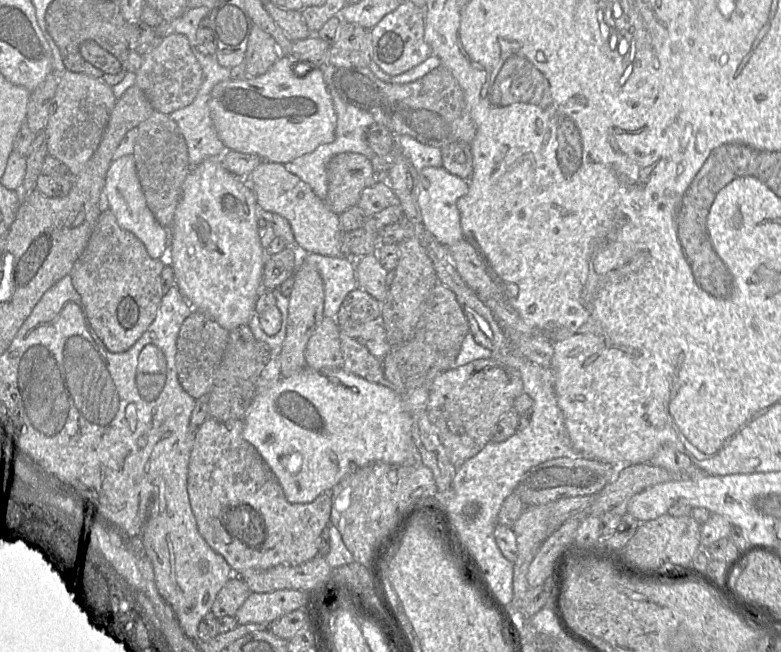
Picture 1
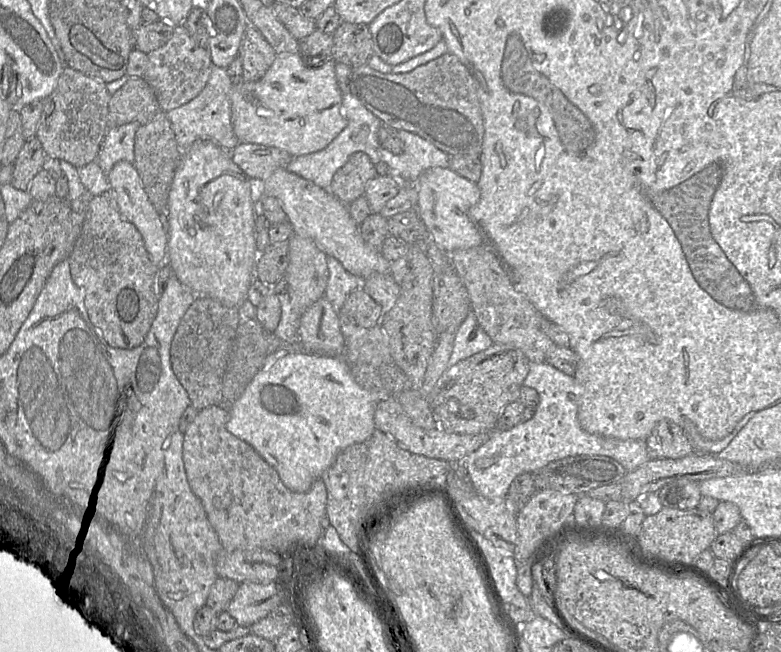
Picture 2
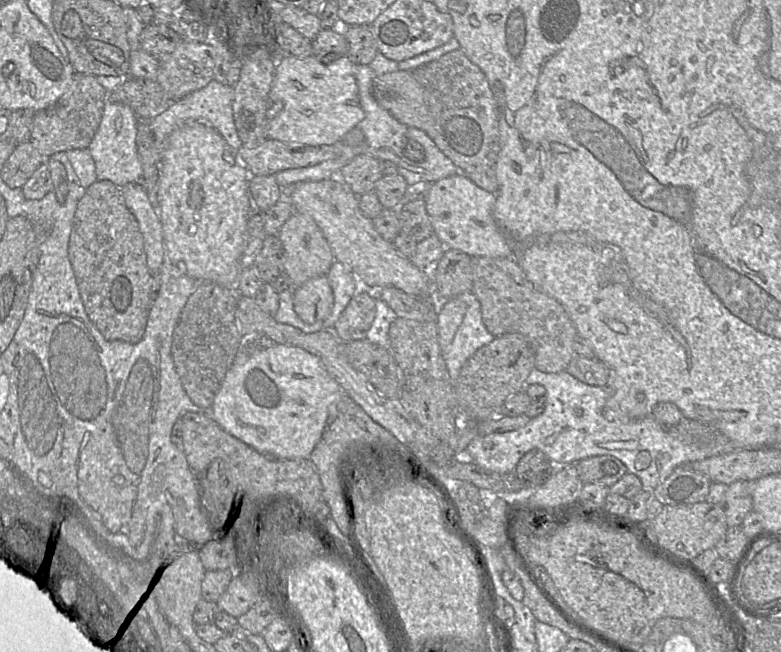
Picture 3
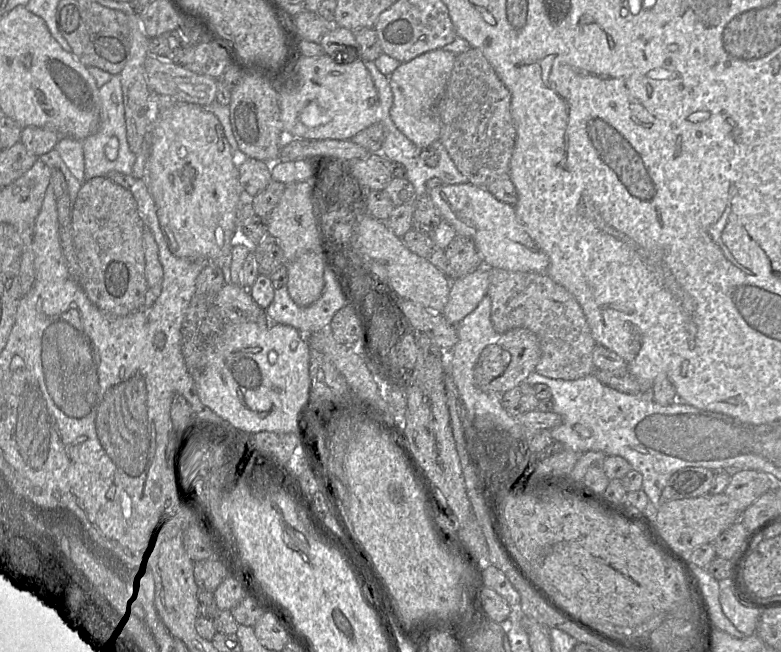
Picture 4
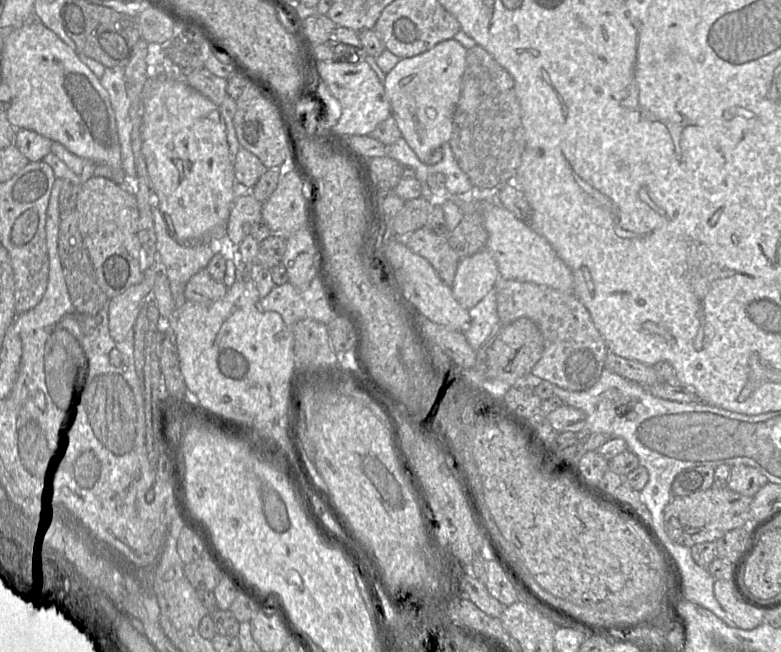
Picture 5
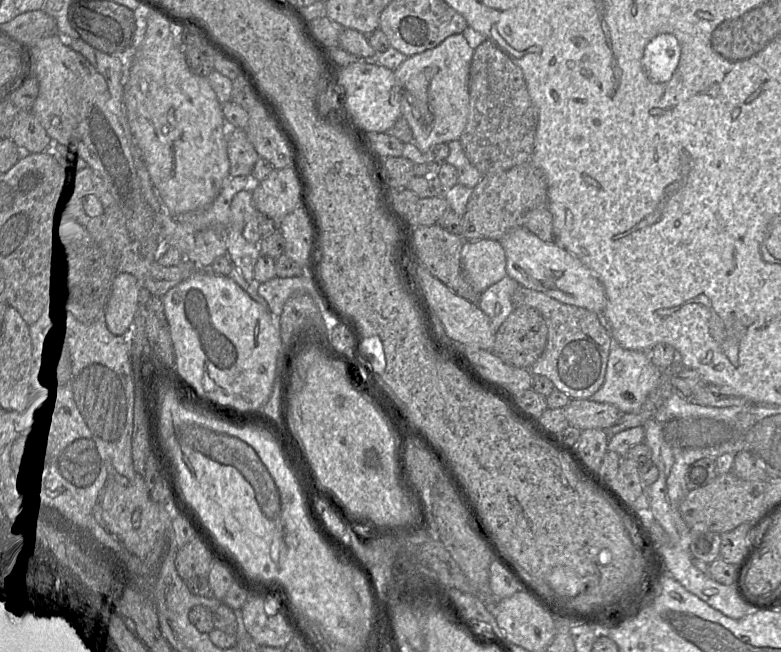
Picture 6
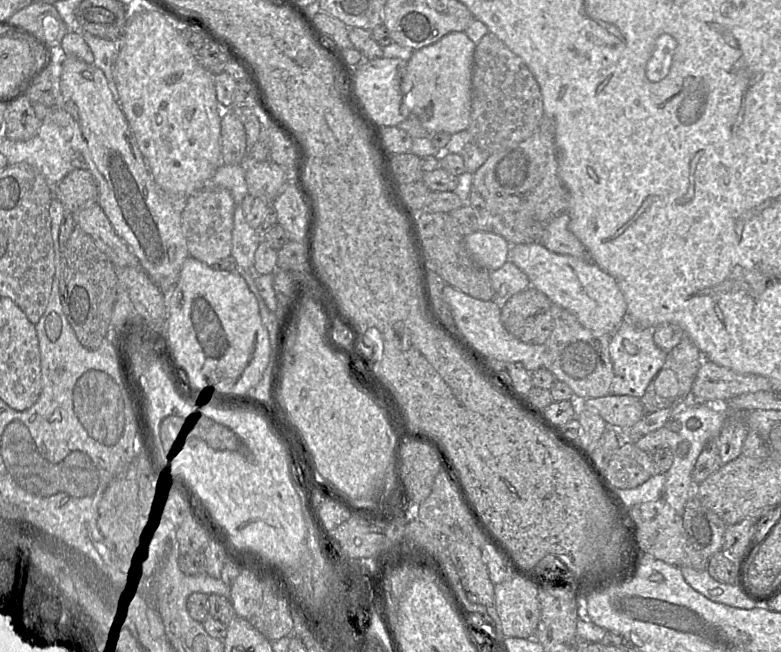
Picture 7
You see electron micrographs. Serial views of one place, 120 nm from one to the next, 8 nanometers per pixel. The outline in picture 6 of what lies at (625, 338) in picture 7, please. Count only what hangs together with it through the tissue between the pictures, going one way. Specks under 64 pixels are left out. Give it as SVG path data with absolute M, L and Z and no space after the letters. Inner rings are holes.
M612 344L605 381L602 387L589 399L615 405L623 413L637 411L645 402L662 375L662 369L654 365L649 352L628 350L618 344Z

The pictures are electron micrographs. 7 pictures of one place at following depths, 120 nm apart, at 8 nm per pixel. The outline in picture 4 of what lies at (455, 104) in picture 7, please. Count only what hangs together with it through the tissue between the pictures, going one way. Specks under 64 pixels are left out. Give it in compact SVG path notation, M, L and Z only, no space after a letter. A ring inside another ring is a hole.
M442 48L431 50L401 63L389 76L393 94L390 116L400 132L421 149L440 139L437 104L444 94L456 56Z

